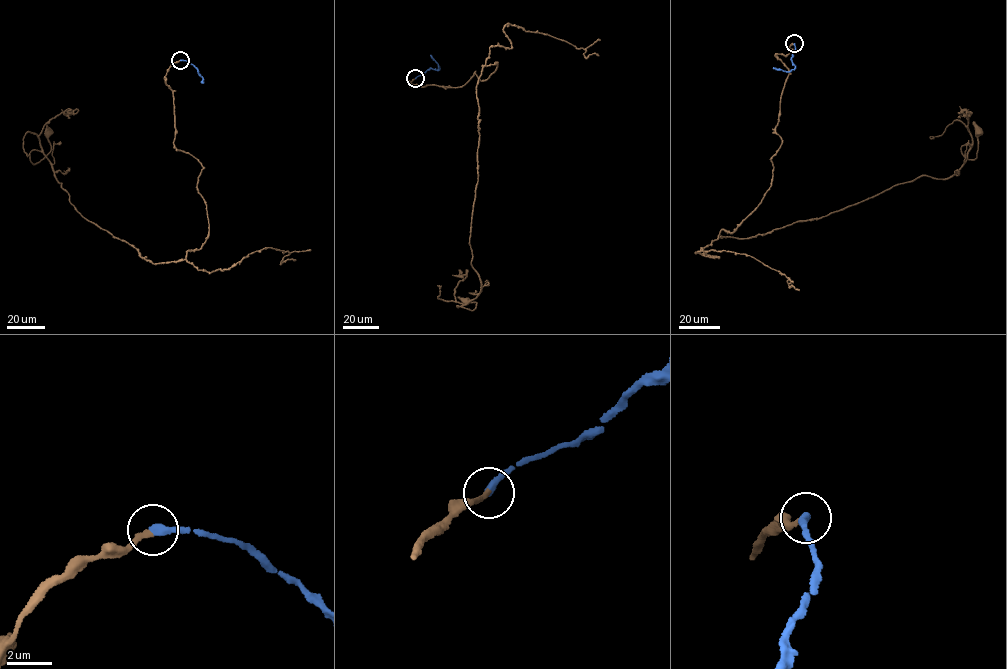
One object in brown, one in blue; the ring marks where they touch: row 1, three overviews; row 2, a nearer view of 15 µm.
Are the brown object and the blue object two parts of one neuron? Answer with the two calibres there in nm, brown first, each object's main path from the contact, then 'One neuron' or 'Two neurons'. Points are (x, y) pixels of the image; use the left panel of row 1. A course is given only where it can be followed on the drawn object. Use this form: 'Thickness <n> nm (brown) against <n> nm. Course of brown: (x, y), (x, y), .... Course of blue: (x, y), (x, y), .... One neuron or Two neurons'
Thickness 240 nm (brown) against 360 nm. Course of brown: (180, 60), (173, 144), (201, 163), (209, 225), (185, 258), (151, 263), (82, 216), (30, 160), (48, 132). Course of blue: (180, 60), (187, 61), (198, 69), (202, 82). One neuron

